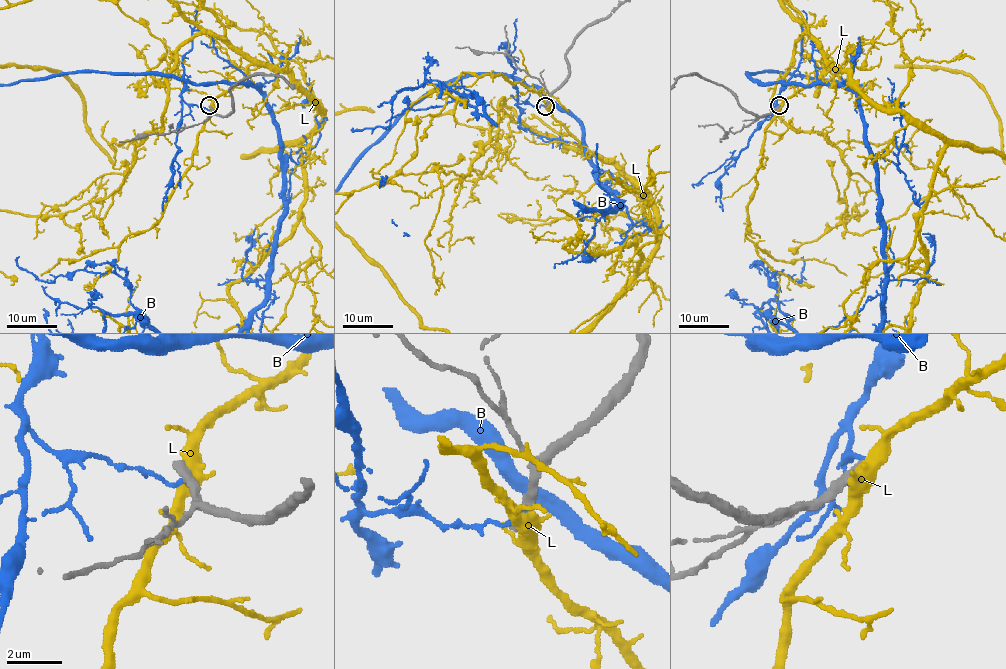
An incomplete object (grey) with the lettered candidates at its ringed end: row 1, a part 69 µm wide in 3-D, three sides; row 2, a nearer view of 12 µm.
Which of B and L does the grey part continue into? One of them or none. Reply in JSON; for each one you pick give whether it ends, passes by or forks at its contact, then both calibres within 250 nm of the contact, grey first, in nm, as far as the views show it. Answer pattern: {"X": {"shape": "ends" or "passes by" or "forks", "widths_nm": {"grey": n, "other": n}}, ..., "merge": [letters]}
{"merge": []}

